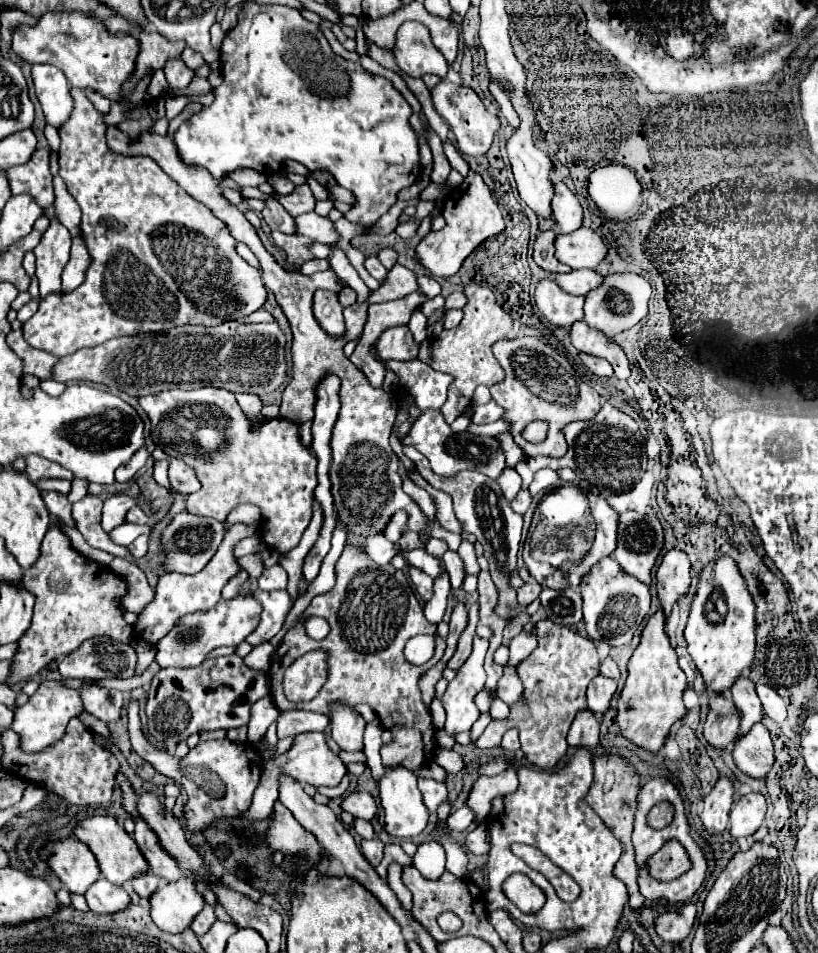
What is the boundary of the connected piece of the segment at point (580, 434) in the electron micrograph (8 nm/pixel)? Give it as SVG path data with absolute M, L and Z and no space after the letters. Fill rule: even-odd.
M605 403L593 419L575 421L575 423L571 423L571 427L583 427L583 431L571 429L565 433L569 449L561 459L525 457L513 467L523 477L525 487L531 485L533 475L543 467L551 467L551 469L571 467L577 471L579 477L583 477L583 481L587 481L591 485L603 485L613 493L629 491L639 483L639 479L647 471L647 453L645 453L645 439L639 433L639 425L635 423L635 419L631 419L627 413L615 409L613 405ZM603 467L623 467L623 469L603 469Z

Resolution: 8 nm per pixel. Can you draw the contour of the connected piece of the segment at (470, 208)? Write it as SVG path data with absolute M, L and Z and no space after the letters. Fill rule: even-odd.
M469 171L469 175L463 179L463 183L445 197L443 217L445 217L447 225L441 231L431 231L417 245L417 257L419 257L421 265L425 265L431 271L433 277L455 275L459 271L461 263L473 253L473 249L477 249L485 239L489 239L505 229L505 221L501 217L497 203L491 197L489 187L483 183L481 175L475 171Z

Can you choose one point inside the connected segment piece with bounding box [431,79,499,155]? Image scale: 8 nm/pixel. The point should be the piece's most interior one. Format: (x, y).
(474, 127)

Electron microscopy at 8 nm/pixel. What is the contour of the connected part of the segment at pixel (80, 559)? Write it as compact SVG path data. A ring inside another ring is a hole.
M53 525L47 531L41 559L23 573L23 583L23 587L35 595L35 613L29 631L17 643L17 653L11 659L9 677L5 681L7 685L13 687L37 677L51 661L73 653L91 637L105 635L127 643L133 639L133 629L125 623L125 609L121 605L121 599L127 595L127 583L107 565L79 555L59 527Z

